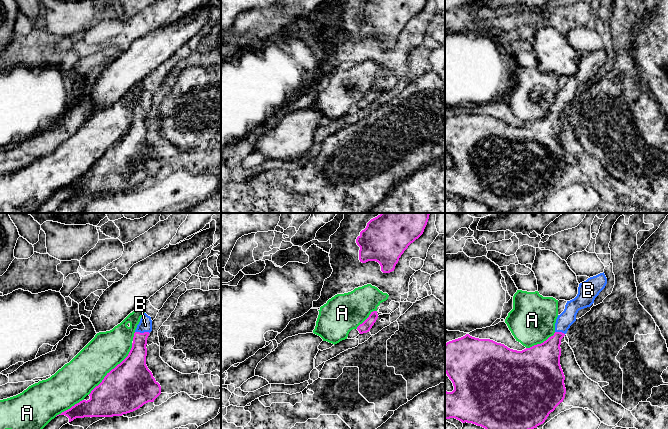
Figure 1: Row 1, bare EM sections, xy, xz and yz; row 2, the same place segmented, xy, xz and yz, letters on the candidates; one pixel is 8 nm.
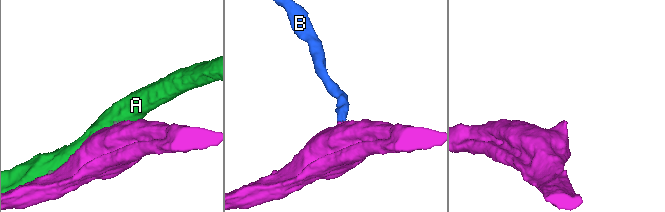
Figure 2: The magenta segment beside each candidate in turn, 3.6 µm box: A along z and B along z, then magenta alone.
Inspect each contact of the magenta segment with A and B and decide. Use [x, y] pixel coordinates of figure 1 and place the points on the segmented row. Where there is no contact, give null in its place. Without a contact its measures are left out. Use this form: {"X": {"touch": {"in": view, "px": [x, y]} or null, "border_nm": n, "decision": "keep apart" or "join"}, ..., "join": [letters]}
{"A": {"touch": {"in": "xy", "px": [114, 368]}, "border_nm": 550, "decision": "keep apart"}, "B": {"touch": {"in": "xy", "px": [142, 333]}, "border_nm": 120, "decision": "join"}, "join": ["B"]}

